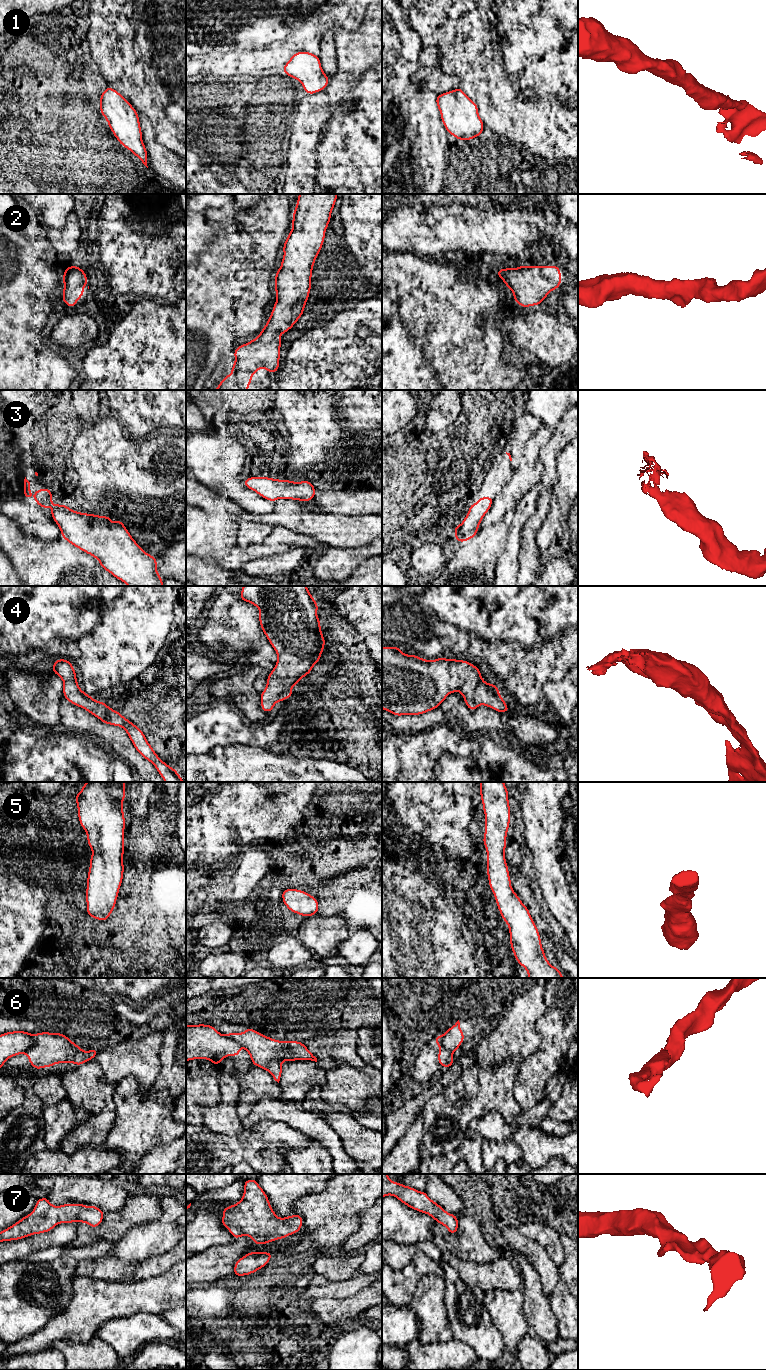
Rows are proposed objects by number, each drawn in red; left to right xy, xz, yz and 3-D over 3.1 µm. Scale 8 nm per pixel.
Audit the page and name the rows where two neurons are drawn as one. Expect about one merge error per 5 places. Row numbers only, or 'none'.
6

